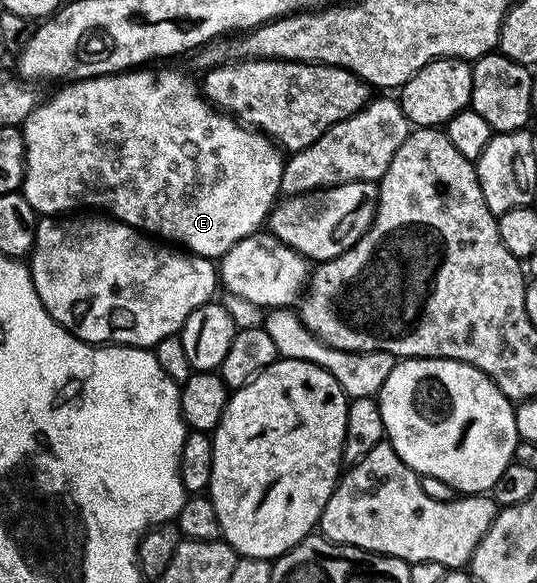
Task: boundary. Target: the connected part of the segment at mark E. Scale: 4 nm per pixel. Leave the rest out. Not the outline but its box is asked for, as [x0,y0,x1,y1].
[20,68,286,260]

